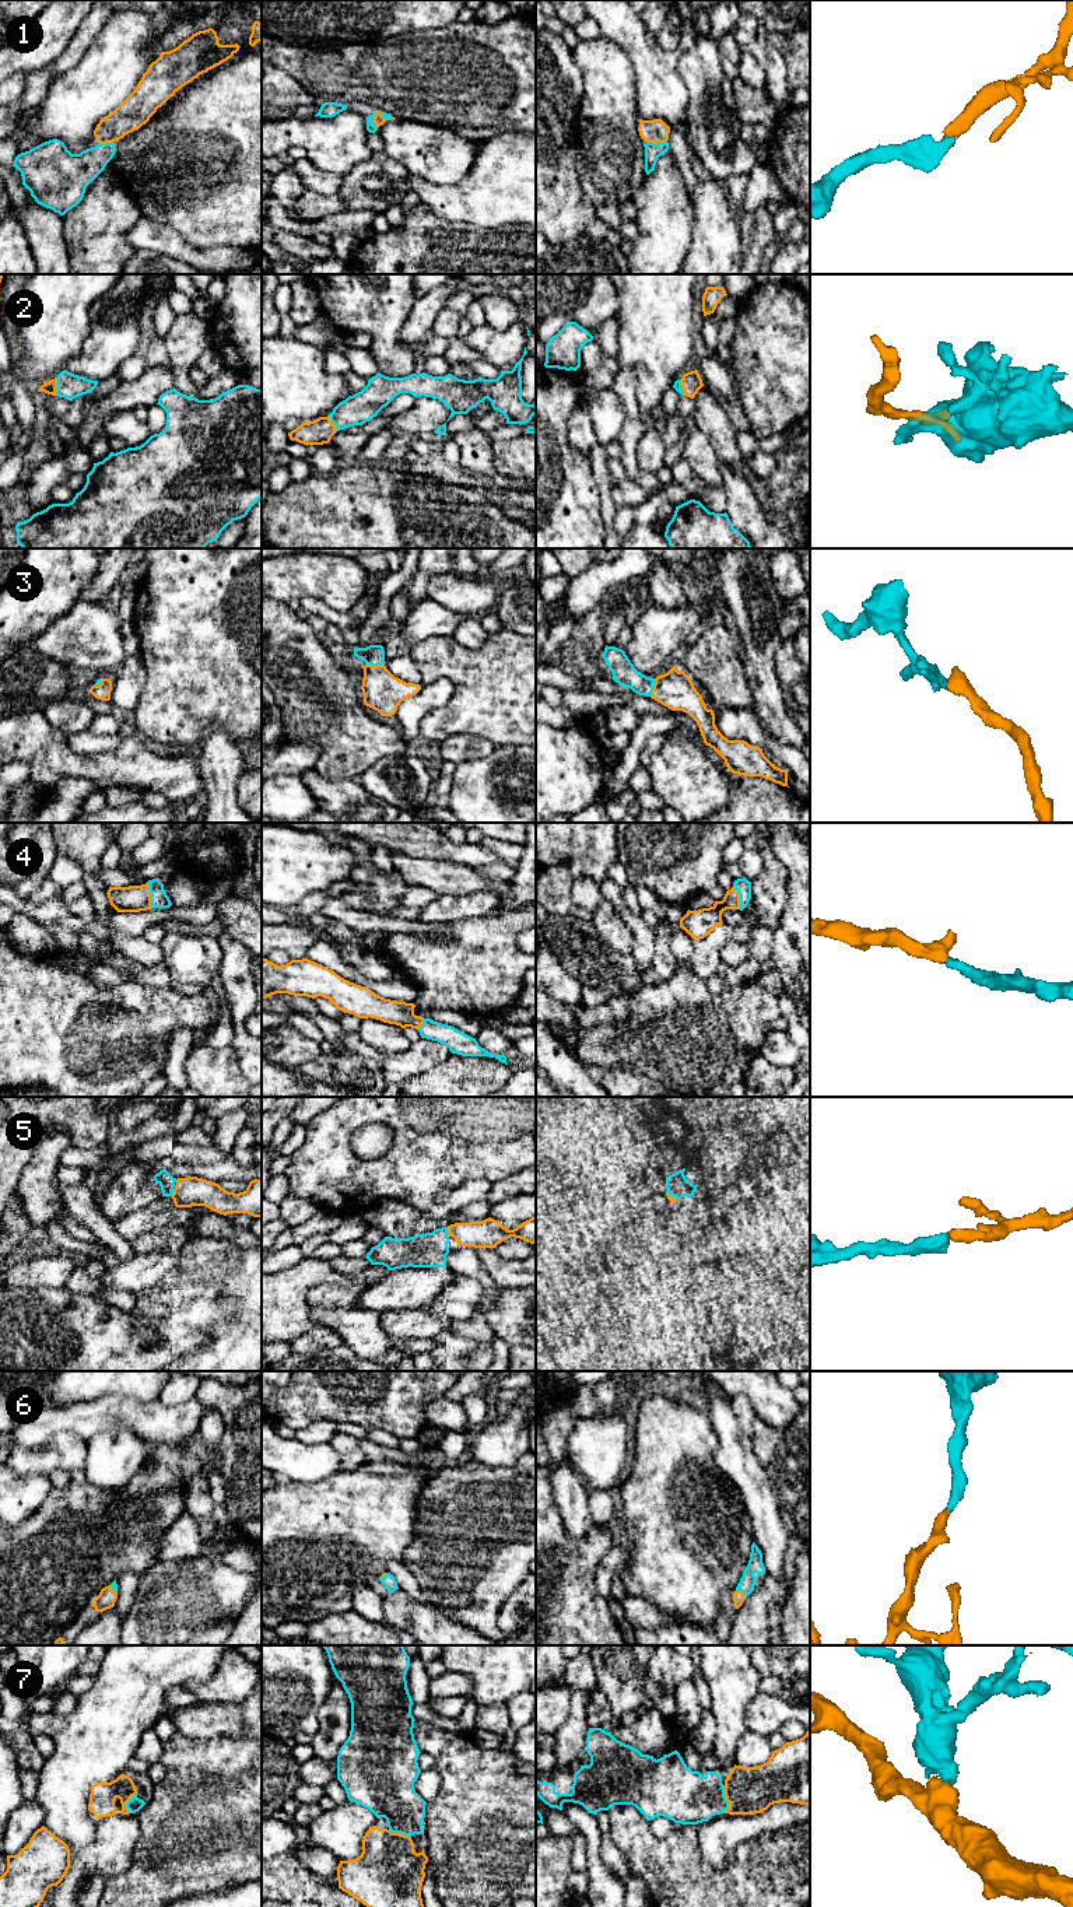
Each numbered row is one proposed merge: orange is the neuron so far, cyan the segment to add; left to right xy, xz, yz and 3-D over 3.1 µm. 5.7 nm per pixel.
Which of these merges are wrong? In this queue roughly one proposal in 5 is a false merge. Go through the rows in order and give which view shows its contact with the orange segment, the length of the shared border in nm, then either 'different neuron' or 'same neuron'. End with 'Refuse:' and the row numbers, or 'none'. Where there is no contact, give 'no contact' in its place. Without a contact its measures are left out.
1: contact in yz; length 110 nm; same neuron
2: contact in xy; length 110 nm; same neuron
3: contact in xz; length 110 nm; same neuron
4: contact in xy; length 150 nm; same neuron
5: contact in xz; length 60 nm; same neuron
6: contact in yz; length 80 nm; same neuron
7: contact in yz; length 160 nm; same neuron
Refuse: none

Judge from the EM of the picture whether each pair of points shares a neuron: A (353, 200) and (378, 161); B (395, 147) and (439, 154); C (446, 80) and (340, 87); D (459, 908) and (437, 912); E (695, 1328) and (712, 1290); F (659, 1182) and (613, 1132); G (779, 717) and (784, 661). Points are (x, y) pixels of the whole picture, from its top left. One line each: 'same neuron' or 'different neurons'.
A: same neuron
B: same neuron
C: same neuron
D: same neuron
E: different neurons
F: different neurons
G: different neurons

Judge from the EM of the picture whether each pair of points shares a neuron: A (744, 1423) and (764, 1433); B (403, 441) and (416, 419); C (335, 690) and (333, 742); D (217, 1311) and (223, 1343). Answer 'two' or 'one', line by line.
A: two
B: two
C: one
D: two

